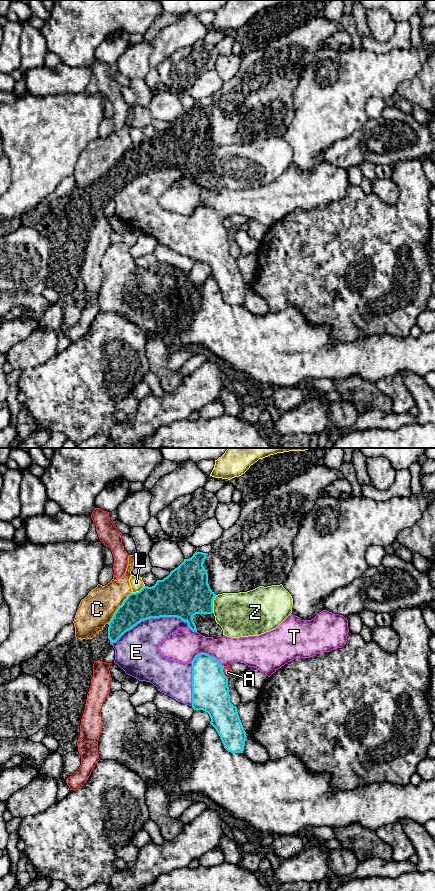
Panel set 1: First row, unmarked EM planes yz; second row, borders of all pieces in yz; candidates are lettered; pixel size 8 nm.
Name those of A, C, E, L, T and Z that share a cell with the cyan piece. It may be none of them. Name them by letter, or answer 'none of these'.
E

